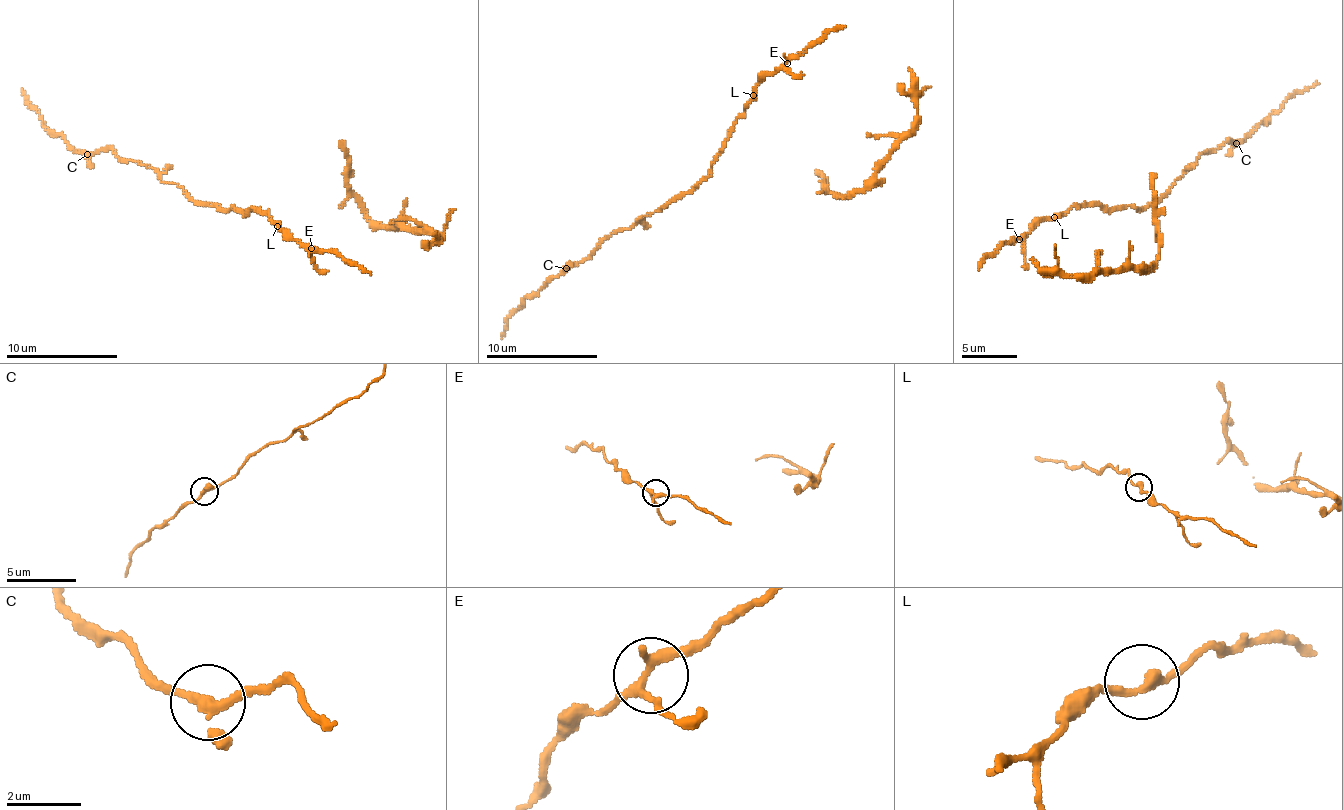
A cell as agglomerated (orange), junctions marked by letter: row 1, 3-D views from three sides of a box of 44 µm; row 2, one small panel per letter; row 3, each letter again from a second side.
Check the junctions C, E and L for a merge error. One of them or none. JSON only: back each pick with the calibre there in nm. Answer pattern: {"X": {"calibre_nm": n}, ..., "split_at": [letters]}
{"split_at": []}

